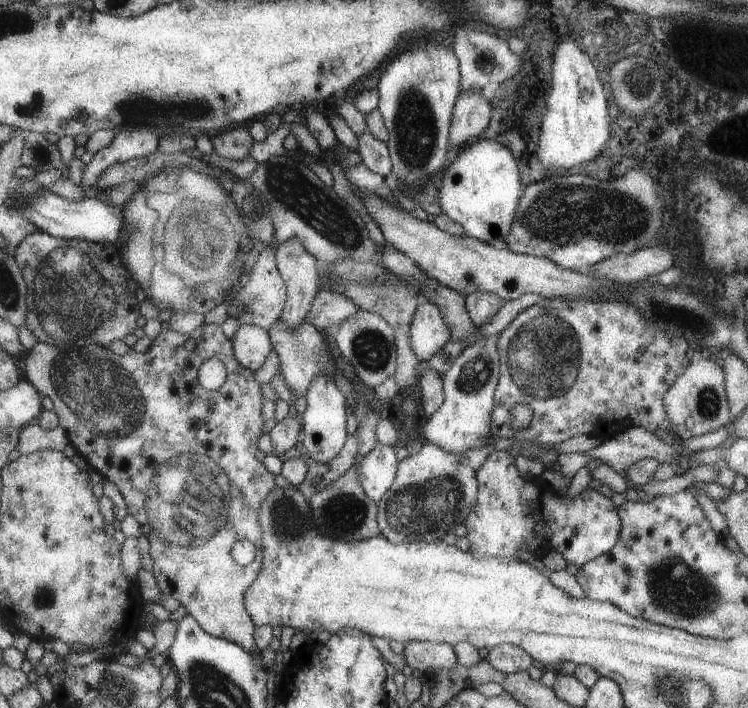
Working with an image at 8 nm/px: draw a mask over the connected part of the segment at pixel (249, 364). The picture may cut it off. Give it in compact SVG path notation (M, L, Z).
M240 325L232 341L237 359L247 369L258 370L273 347L269 332L254 325Z

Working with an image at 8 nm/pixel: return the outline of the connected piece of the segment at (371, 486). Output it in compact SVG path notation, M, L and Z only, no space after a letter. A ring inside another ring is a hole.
M380 442L370 449L364 458L361 458L357 468L357 477L368 498L379 502L392 486L398 463L393 446L382 445Z

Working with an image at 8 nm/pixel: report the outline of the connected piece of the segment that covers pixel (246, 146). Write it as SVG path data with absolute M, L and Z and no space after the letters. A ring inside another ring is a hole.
M238 127L229 132L222 131L212 139L214 152L227 159L242 160L249 156L249 150L255 141L249 128Z

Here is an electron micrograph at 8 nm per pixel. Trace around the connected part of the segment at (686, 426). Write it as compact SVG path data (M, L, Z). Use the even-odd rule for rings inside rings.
M701 356L689 364L680 378L669 388L664 401L669 415L670 430L679 437L679 440L717 431L732 422L728 390L725 388L725 371L721 362L712 356Z

